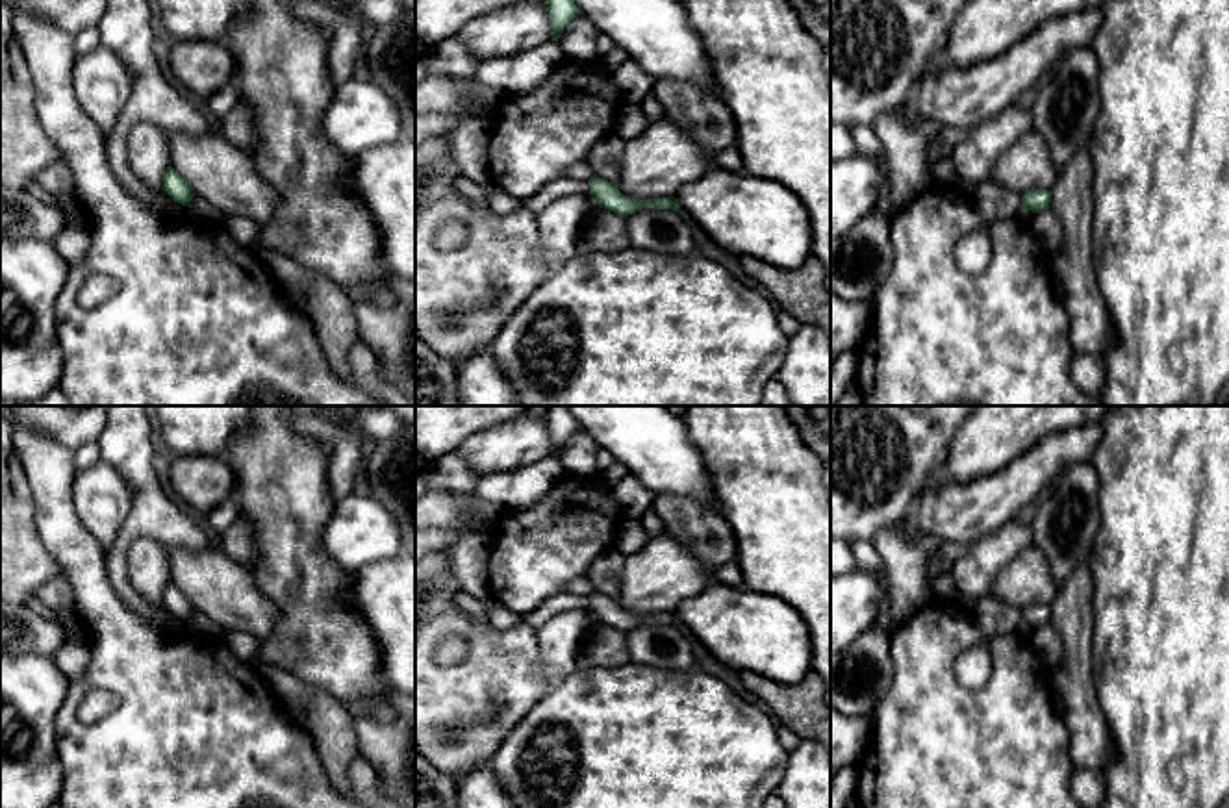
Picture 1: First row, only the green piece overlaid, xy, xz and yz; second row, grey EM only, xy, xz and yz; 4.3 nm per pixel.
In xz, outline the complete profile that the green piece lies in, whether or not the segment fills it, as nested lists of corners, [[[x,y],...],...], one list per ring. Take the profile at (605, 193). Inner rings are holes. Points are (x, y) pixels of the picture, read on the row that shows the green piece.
[[[595,174],[588,180],[588,185],[595,206],[623,217],[628,217],[647,208],[671,209],[671,211],[678,211],[680,208],[675,196],[662,196],[662,198],[649,198],[649,200],[625,196],[614,182],[608,182]]]

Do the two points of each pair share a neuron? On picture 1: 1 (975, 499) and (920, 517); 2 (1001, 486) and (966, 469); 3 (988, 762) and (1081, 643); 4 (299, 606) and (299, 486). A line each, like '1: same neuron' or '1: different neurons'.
1: same neuron
2: different neurons
3: different neurons
4: same neuron

